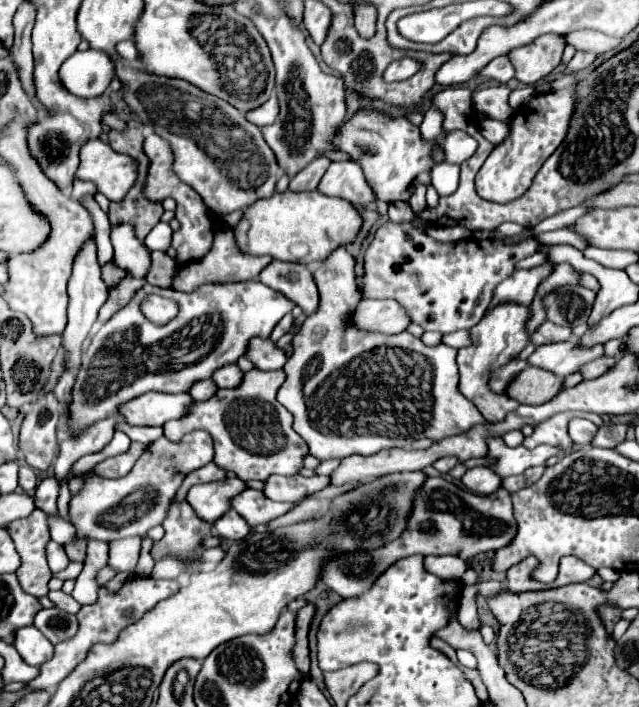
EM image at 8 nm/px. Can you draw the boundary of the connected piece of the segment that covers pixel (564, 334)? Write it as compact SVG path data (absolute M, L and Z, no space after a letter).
M546 322L546 324L542 324L542 328L538 328L538 332L530 340L536 346L554 344L554 342L566 342L566 340L572 340L572 330L564 328L564 326L556 326L552 322Z

